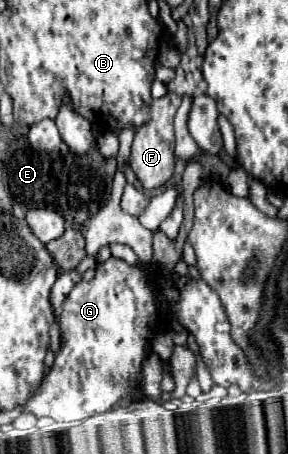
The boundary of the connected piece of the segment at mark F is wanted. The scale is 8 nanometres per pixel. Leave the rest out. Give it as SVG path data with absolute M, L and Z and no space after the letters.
M171 91L167 95L163 95L161 99L155 99L151 103L151 121L141 125L135 133L129 163L145 189L157 189L157 187L165 185L173 175L173 169L175 169L173 117L175 117L175 111L179 105L181 105L181 97L177 93L171 93Z

